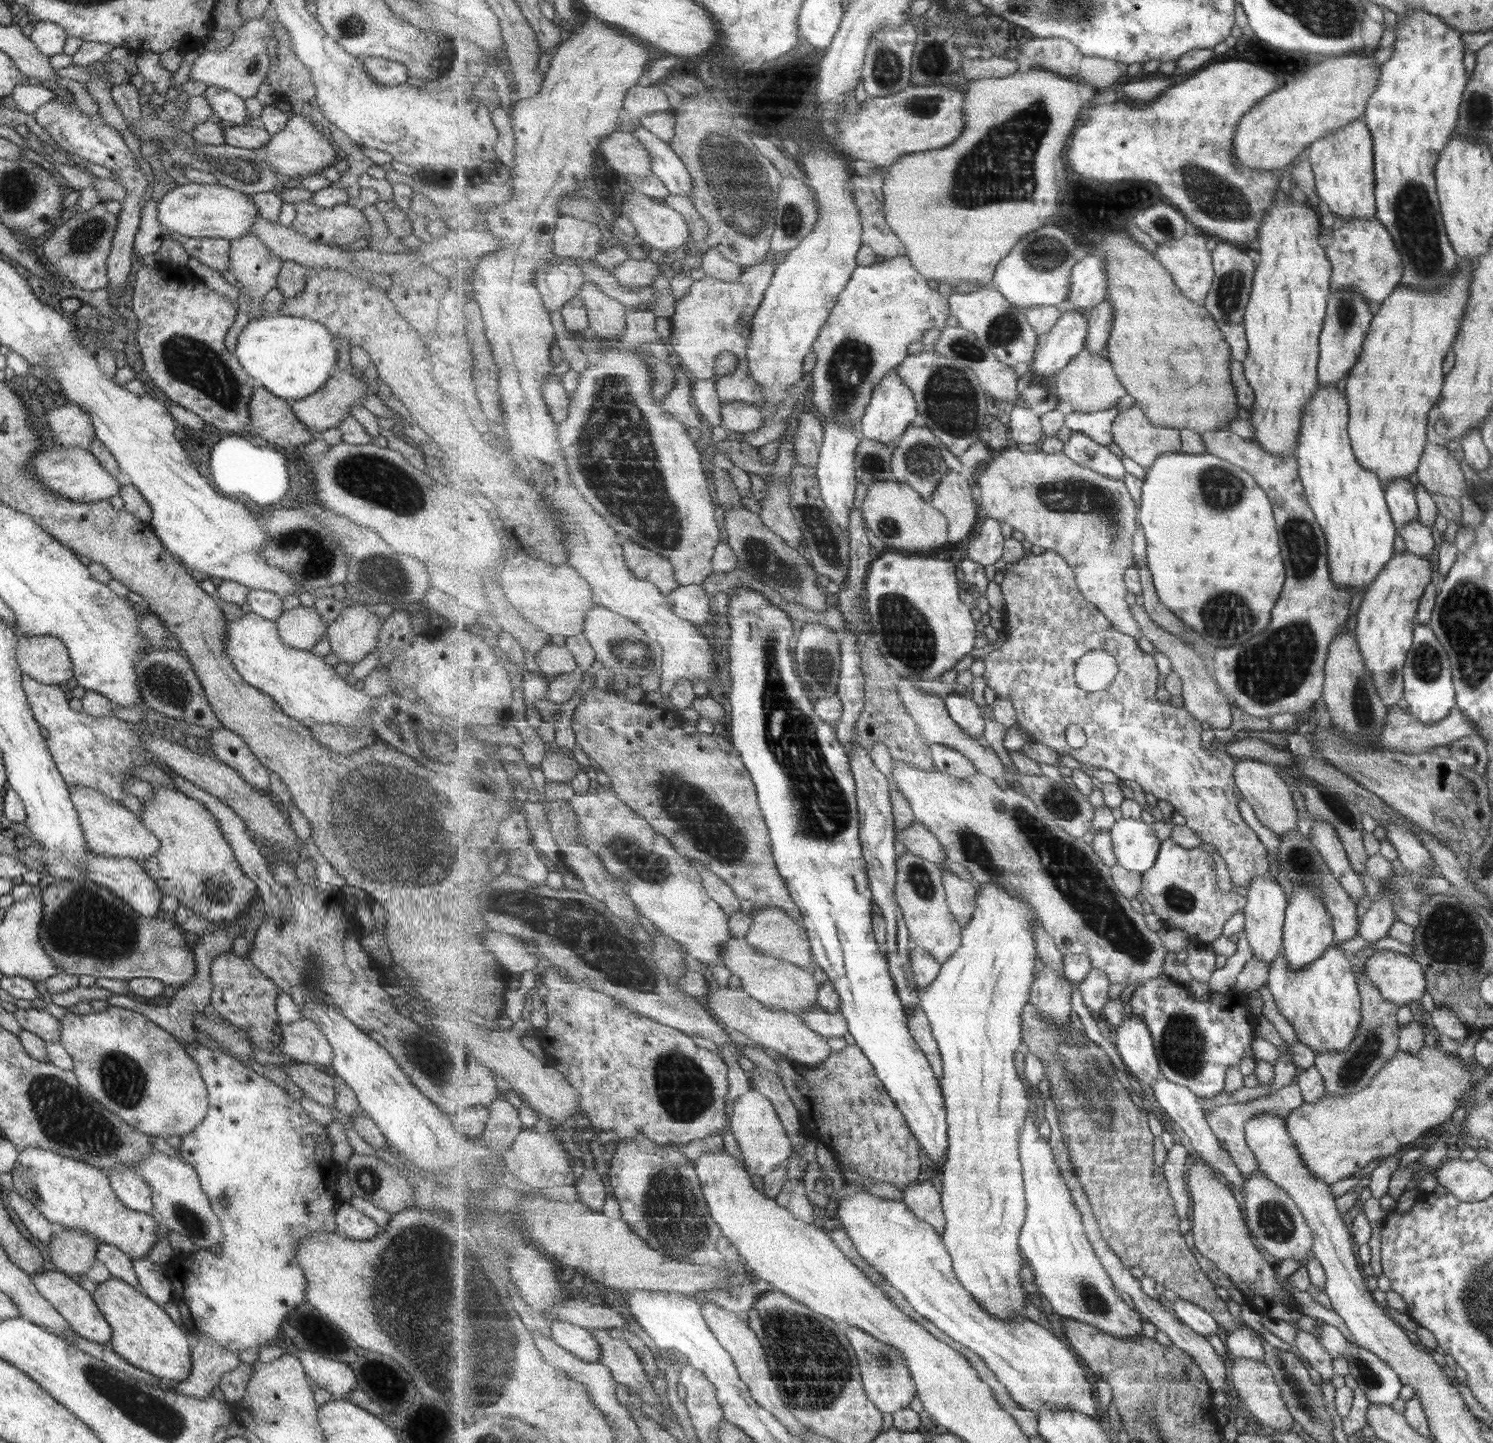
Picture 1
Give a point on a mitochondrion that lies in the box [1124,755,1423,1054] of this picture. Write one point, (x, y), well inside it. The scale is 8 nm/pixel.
(1300, 859)

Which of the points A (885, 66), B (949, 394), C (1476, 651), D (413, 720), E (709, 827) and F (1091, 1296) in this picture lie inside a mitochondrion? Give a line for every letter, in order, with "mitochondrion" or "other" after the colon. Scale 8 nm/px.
A: mitochondrion
B: mitochondrion
C: mitochondrion
D: other
E: mitochondrion
F: mitochondrion

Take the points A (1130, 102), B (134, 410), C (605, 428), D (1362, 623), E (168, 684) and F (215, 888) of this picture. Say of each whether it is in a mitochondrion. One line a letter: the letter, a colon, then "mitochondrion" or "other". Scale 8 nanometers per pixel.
A: other
B: other
C: mitochondrion
D: other
E: mitochondrion
F: mitochondrion

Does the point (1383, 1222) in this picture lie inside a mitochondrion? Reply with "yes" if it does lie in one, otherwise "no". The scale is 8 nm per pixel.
no

